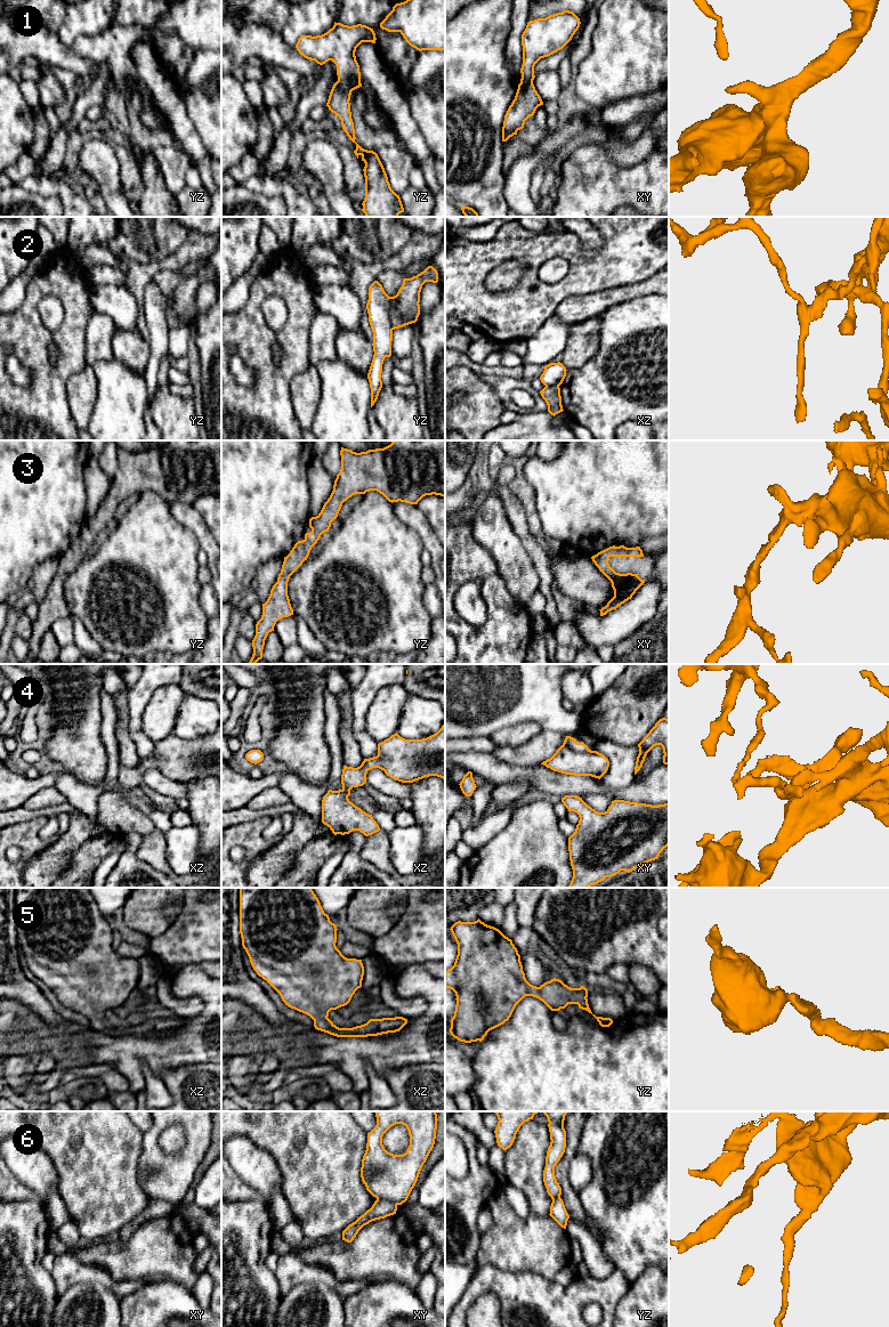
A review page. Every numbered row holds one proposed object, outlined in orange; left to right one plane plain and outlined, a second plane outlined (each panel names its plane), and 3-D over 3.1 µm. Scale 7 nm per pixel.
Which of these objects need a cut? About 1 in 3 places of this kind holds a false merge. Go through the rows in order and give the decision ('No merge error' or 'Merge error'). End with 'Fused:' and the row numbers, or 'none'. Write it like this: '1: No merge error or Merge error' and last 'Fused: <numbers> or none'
1: Merge error
2: Merge error
3: No merge error
4: Merge error
5: No merge error
6: Merge error
Fused: 1, 2, 4, 6

